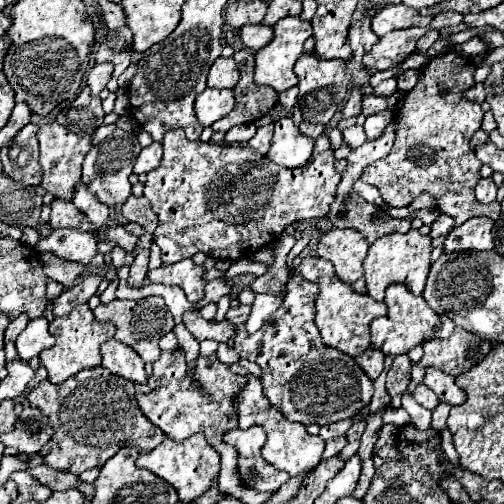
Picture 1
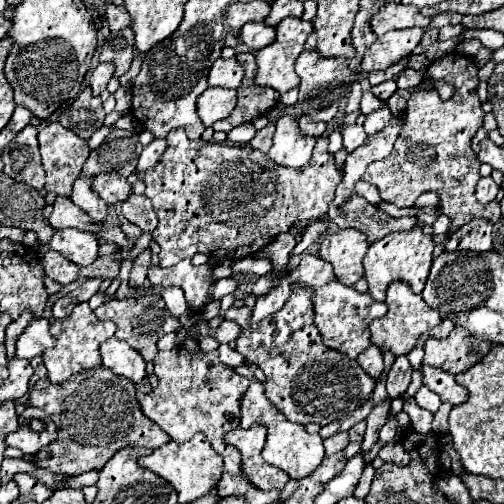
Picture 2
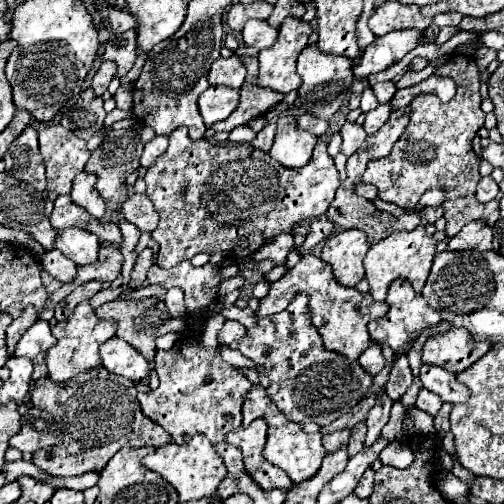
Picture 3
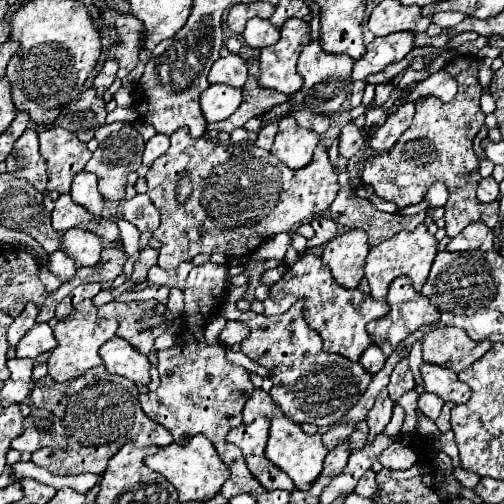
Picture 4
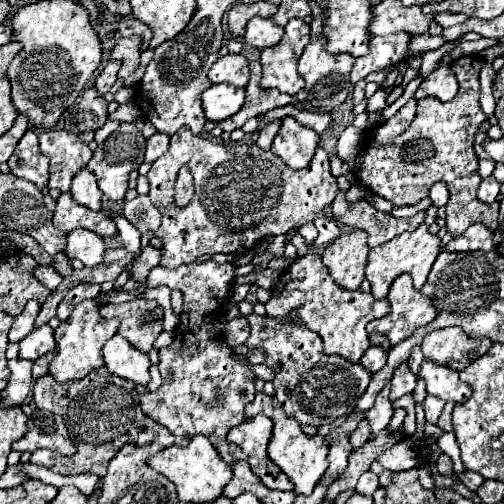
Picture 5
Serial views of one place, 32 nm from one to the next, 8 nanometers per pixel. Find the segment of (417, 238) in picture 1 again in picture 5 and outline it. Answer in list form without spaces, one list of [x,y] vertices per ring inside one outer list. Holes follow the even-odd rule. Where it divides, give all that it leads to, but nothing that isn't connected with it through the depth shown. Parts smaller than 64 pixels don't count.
[[[422,224],[414,232],[402,232],[402,234],[394,236],[390,242],[372,248],[370,254],[368,254],[368,266],[366,266],[366,278],[372,284],[372,294],[376,298],[386,298],[390,284],[404,272],[408,272],[412,276],[414,288],[420,290],[424,286],[428,272],[430,272],[438,254],[440,254],[440,238],[432,236],[428,232],[426,224]]]

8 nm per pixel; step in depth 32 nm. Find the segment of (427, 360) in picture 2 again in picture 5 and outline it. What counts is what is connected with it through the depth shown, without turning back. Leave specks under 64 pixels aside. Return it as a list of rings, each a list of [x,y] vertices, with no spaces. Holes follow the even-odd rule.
[[[442,328],[426,334],[422,352],[426,360],[440,362],[462,372],[470,362],[488,352],[492,342],[488,338],[470,338],[460,328]]]

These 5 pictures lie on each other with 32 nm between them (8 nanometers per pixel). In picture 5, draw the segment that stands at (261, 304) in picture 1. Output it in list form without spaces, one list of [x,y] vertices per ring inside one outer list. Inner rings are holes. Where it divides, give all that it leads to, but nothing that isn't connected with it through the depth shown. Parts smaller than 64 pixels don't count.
[[[308,254],[298,258],[282,272],[280,280],[272,288],[272,298],[266,302],[266,312],[278,320],[296,318],[298,324],[304,324],[322,336],[326,354],[336,354],[356,364],[370,346],[366,324],[374,318],[386,316],[390,312],[390,302],[386,298],[378,300],[372,294],[364,294],[360,290],[352,292],[338,288],[330,280],[320,256]]]

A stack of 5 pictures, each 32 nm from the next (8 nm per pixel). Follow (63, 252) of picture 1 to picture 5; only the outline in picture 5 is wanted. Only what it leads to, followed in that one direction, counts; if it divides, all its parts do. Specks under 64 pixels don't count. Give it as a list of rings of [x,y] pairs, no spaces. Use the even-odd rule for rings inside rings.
[[[74,230],[74,232],[68,232],[66,254],[70,258],[78,258],[88,268],[94,268],[94,266],[98,266],[104,260],[106,242],[96,232]]]

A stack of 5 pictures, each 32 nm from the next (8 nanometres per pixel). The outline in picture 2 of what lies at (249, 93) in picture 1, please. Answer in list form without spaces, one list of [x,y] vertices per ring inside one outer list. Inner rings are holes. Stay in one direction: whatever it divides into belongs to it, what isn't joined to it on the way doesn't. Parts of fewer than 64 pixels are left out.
[[[238,54],[236,58],[240,60],[240,64],[246,70],[244,84],[238,88],[238,104],[230,112],[228,118],[219,120],[212,125],[213,130],[230,132],[232,128],[236,128],[240,124],[250,122],[250,120],[266,114],[280,100],[280,94],[276,90],[260,88],[260,86],[254,84],[254,76],[256,76],[256,58],[254,58],[254,54]]]

